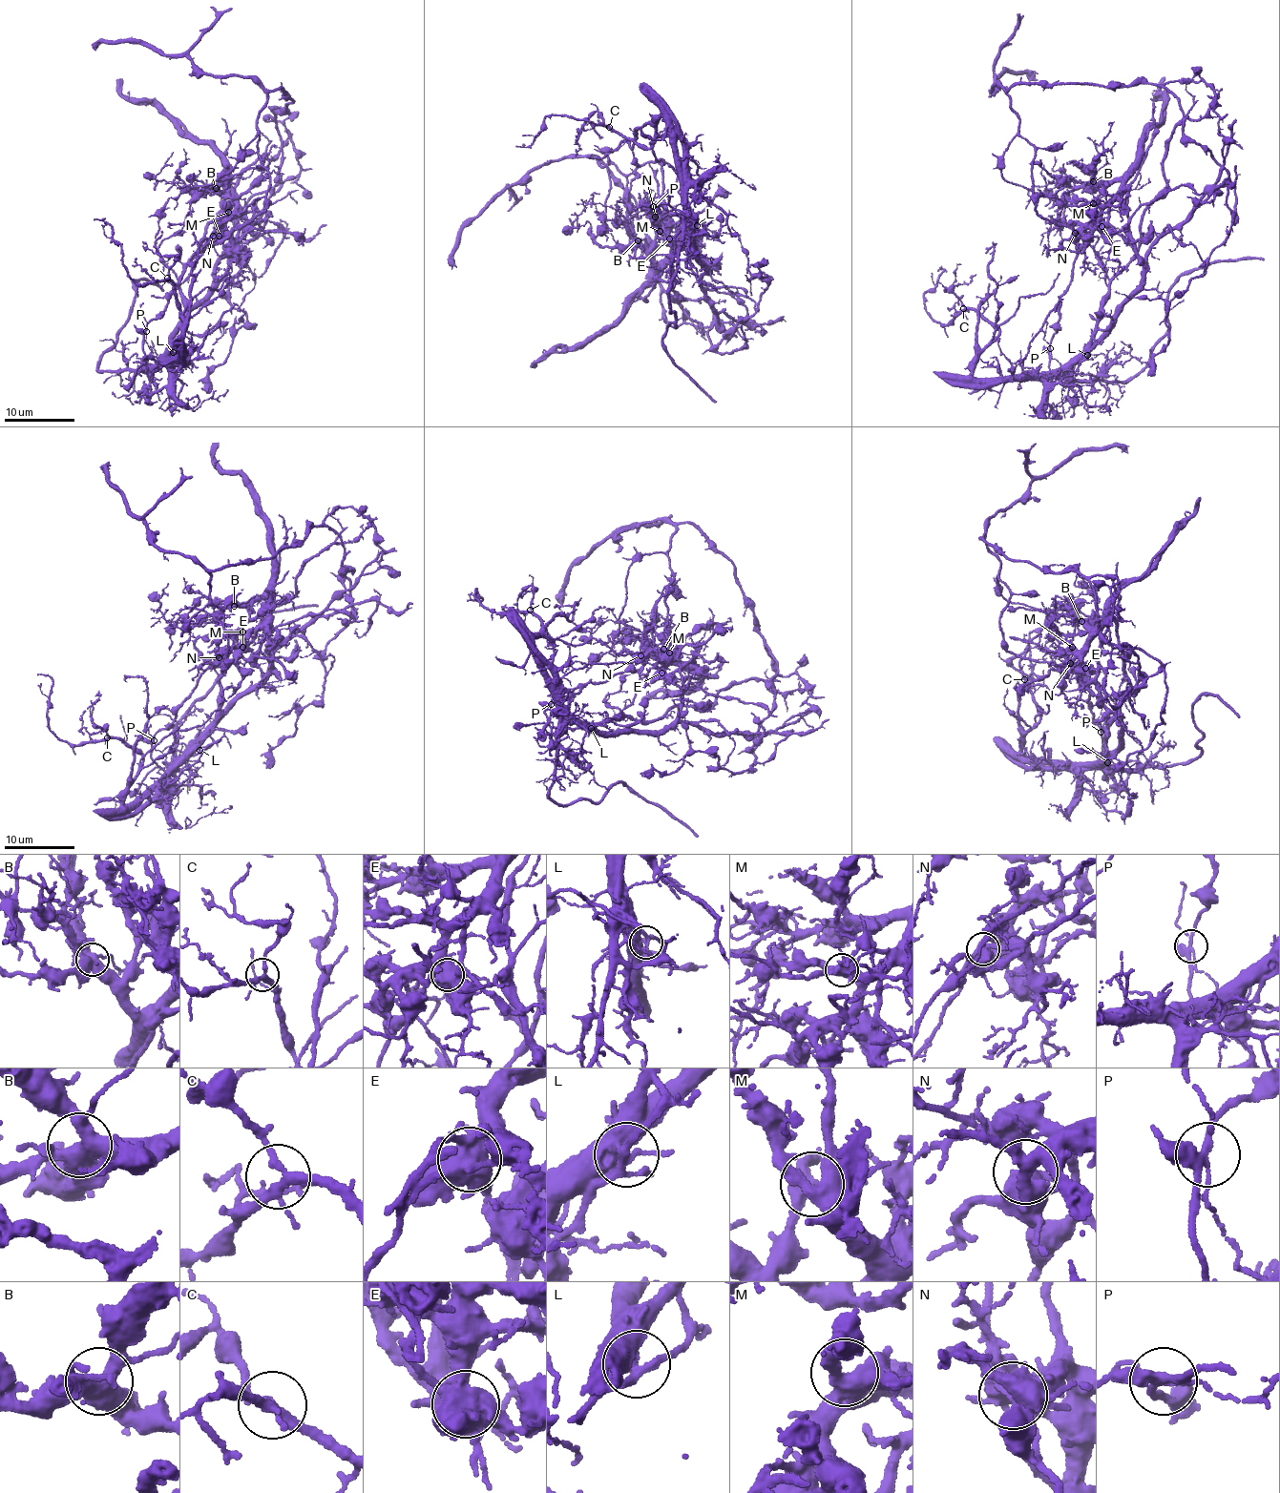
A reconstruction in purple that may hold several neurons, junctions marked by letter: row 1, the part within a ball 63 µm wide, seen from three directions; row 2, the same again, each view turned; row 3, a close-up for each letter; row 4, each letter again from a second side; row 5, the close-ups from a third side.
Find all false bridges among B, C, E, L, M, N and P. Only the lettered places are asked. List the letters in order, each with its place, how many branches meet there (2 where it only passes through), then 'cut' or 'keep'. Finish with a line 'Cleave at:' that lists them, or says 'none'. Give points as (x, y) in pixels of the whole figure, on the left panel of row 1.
B: (216, 188) | 5 | keep
C: (167, 278) | 4 | keep
E: (219, 236) | 6 | cut
L: (173, 352) | 4 | cut
M: (228, 212) | 3 | keep
N: (213, 236) | 3 | cut
P: (146, 331) | 4 | cut
Cleave at: E, L, N, P

